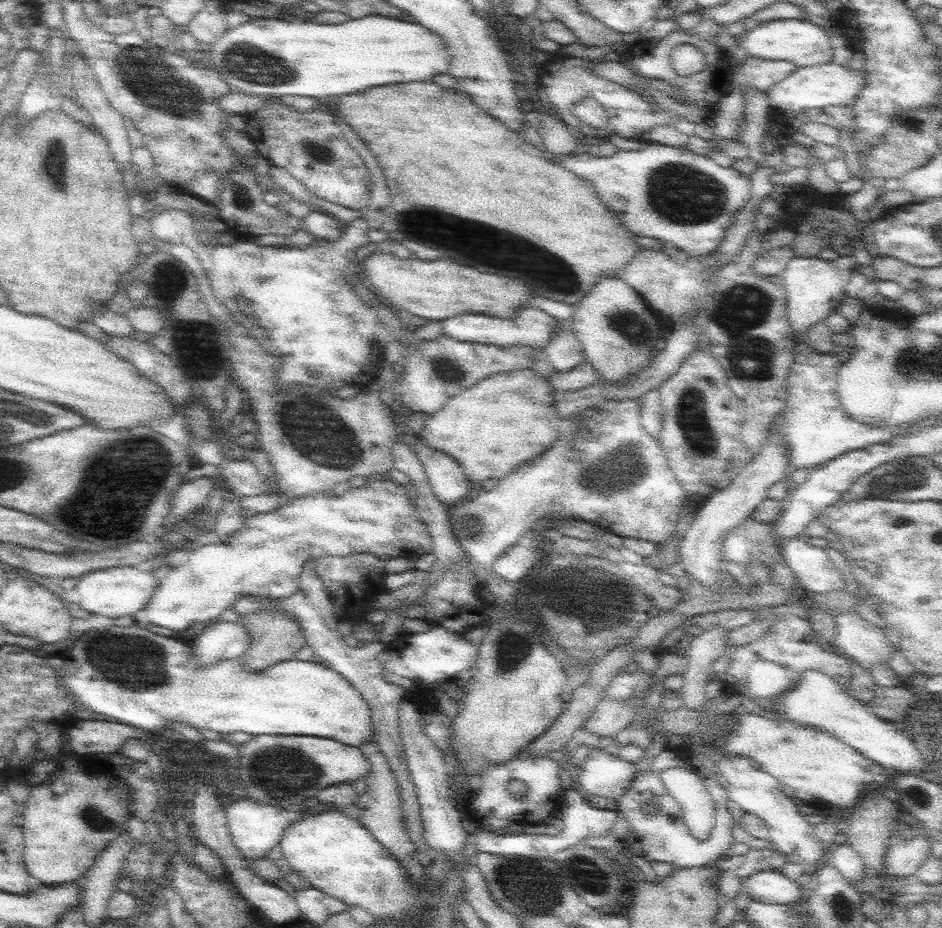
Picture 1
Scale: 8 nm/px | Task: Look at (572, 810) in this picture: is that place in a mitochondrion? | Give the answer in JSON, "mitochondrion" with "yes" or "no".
{"mitochondrion":"no"}

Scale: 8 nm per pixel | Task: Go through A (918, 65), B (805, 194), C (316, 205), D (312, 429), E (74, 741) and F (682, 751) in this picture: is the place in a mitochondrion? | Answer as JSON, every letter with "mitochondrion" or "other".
{"A":"mitochondrion","B":"other","C":"other","D":"mitochondrion","E":"other","F":"other"}

